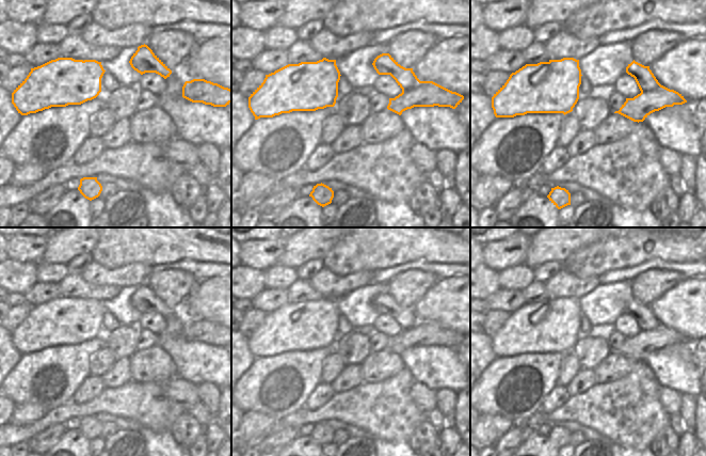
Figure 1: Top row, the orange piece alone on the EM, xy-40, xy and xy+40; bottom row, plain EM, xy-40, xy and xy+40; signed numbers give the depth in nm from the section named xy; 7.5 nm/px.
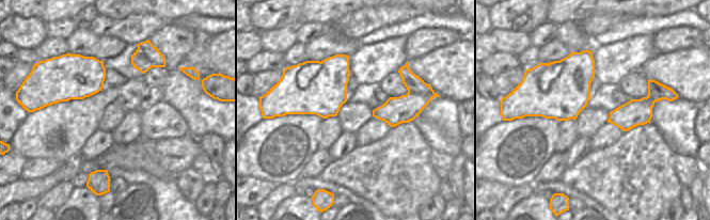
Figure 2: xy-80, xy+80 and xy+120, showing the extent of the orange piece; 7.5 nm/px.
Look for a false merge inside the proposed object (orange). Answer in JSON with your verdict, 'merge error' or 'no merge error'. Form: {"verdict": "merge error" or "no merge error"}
{"verdict": "merge error"}

